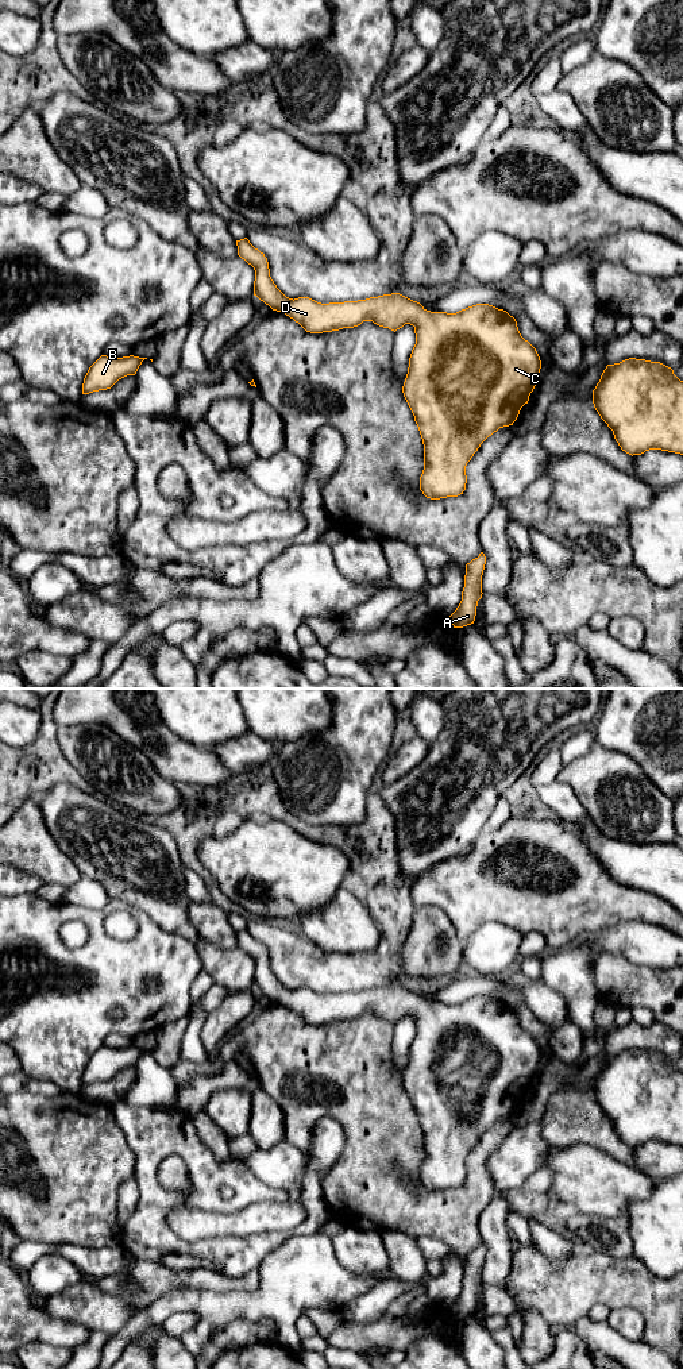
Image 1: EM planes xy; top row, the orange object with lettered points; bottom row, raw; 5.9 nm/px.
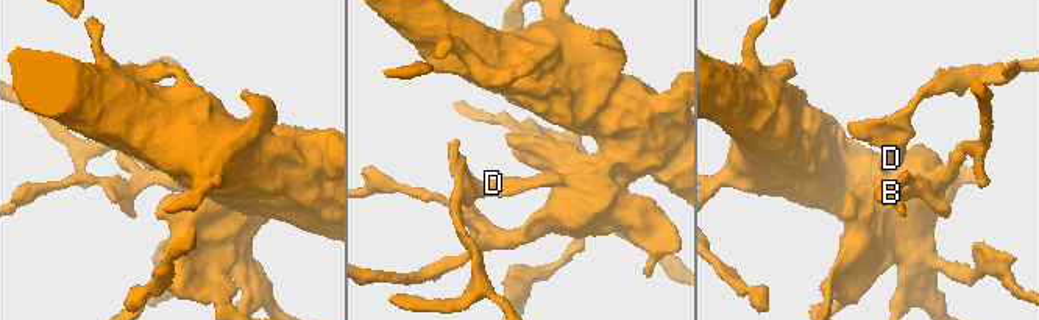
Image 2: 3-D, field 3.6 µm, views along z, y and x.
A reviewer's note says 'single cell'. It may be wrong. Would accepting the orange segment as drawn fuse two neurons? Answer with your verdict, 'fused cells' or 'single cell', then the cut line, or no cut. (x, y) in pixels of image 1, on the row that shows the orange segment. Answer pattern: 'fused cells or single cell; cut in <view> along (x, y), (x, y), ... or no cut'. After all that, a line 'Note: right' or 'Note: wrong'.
single cell; no cut
Note: right

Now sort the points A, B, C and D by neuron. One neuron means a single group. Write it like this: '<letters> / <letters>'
A B C D

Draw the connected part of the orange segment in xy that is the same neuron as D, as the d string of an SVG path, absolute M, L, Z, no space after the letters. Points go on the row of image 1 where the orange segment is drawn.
M247 238L236 240L236 246L238 255L255 270L254 296L273 311L282 312L293 319L306 332L323 333L354 328L363 321L373 321L394 332L405 324L414 327L416 344L409 358L402 393L414 416L424 444L424 470L420 477L420 490L431 500L463 494L467 483L467 463L489 436L499 428L513 425L539 381L540 356L536 348L521 336L516 319L506 311L489 304L476 304L456 313L431 312L420 302L400 293L329 304L321 304L309 297L293 300L286 297L271 279L269 262L263 252L255 248Z

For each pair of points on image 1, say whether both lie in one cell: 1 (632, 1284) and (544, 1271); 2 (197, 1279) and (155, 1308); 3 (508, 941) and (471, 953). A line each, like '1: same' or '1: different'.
1: same
2: different
3: same

